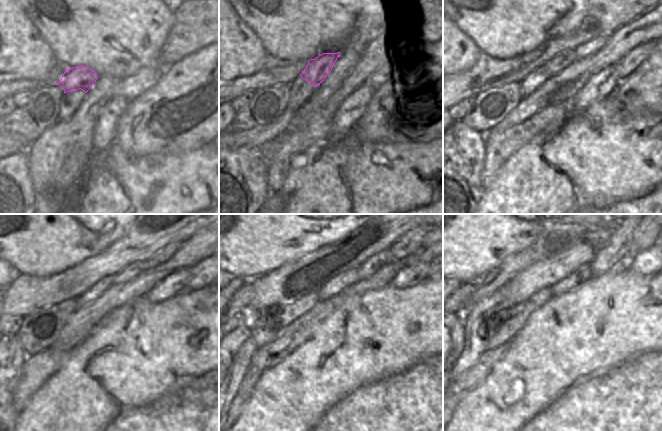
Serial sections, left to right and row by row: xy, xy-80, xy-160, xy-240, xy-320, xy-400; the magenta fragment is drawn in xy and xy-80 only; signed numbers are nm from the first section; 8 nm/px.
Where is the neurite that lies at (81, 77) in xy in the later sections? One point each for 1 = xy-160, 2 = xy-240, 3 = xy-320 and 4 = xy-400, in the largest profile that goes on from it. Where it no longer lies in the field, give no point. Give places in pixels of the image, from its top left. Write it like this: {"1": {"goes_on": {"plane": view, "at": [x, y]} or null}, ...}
{"1": {"goes_on": {"plane": "xy-160", "at": [564, 59]}}, "2": {"goes_on": {"plane": "xy-240", "at": [132, 271]}}, "3": {"goes_on": {"plane": "xy-320", "at": [368, 268]}}, "4": {"goes_on": {"plane": "xy-400", "at": [618, 247]}}}

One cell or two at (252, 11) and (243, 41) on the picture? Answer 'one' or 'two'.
two

